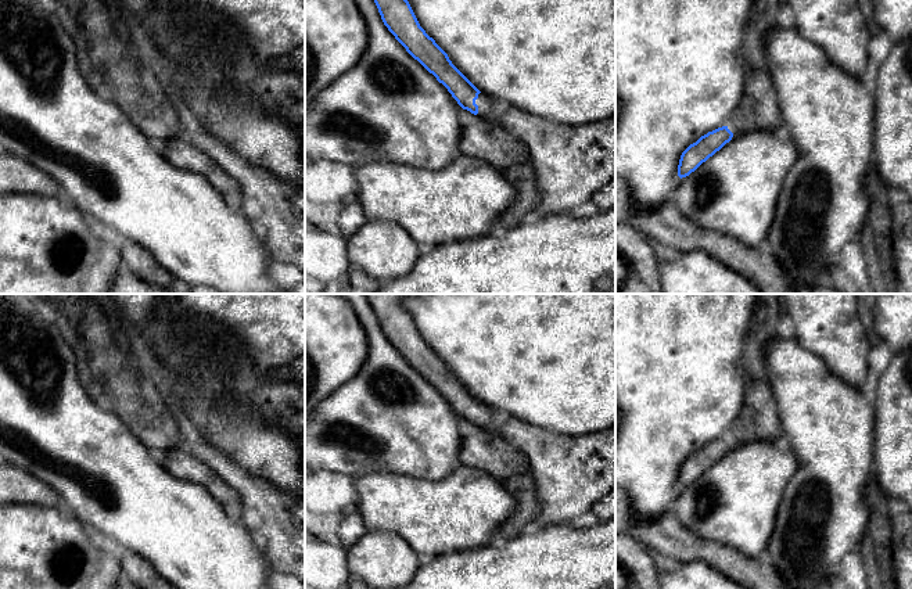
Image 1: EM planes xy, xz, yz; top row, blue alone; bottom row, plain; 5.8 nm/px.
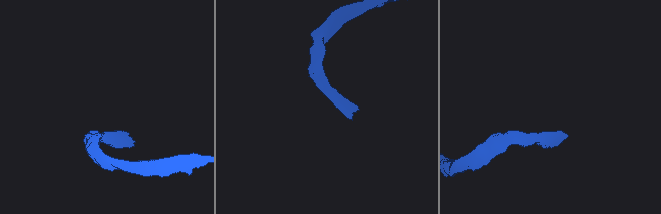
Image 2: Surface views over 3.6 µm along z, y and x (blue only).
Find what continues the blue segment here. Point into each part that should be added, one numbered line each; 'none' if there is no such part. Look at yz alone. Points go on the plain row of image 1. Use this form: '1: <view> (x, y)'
1: yz (757, 420)

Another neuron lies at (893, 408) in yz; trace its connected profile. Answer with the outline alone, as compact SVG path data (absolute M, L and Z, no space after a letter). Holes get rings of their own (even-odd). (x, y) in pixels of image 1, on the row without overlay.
M912 346L893 353L887 370L877 383L873 405L873 471L887 499L906 503L912 511Z

